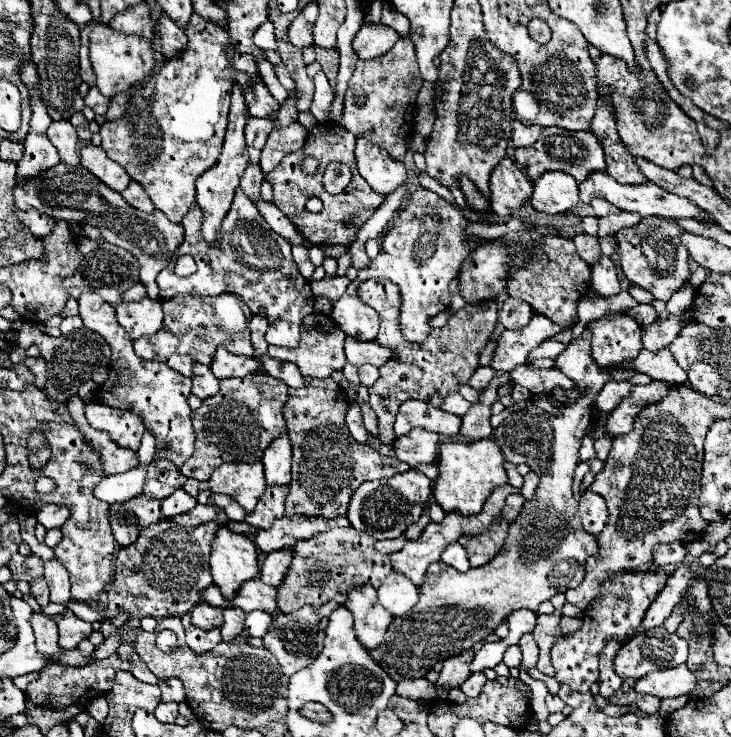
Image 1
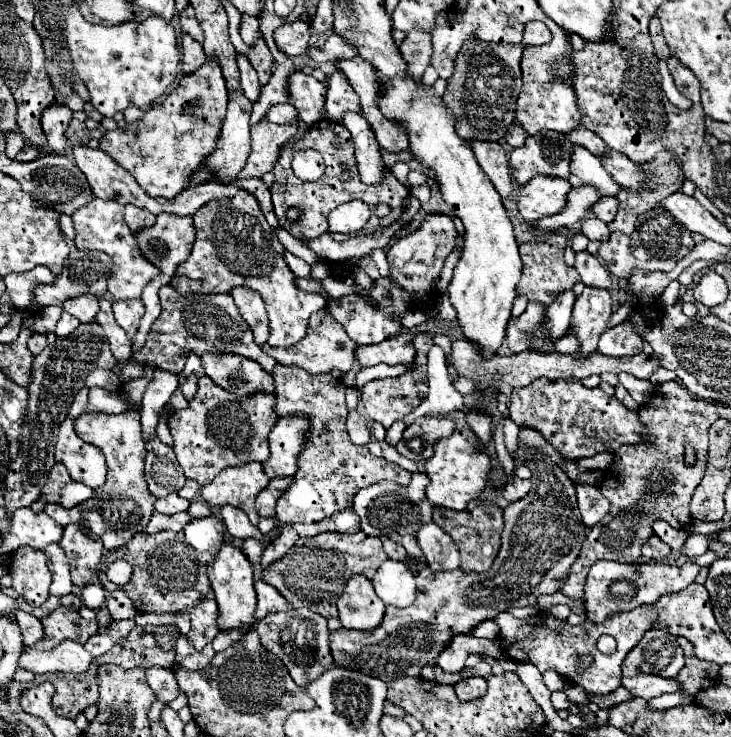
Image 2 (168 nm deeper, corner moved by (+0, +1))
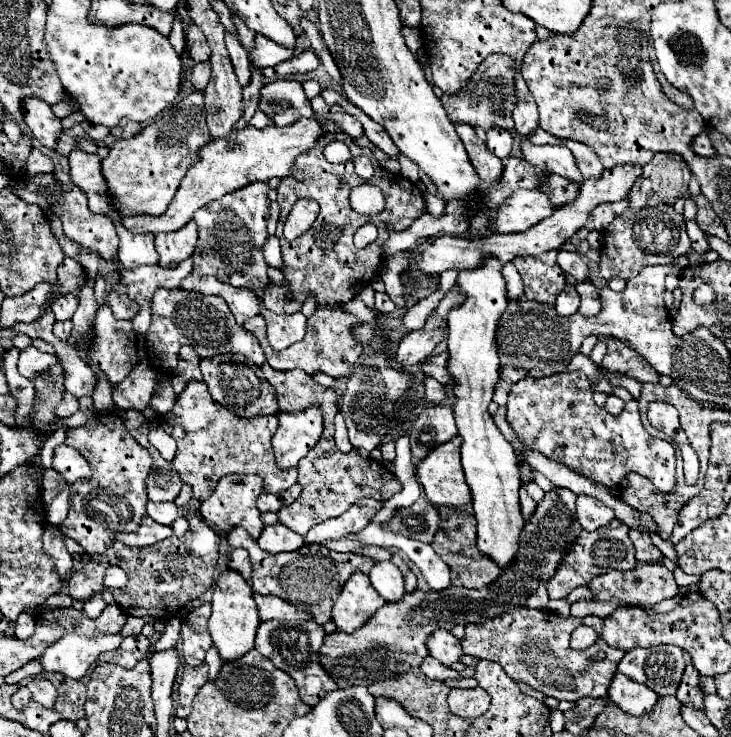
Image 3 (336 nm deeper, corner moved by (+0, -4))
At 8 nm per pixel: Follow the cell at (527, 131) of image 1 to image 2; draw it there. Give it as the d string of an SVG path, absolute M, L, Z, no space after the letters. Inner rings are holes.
M514 126L508 134L506 134L506 142L512 146L512 148L520 148L524 144L524 140L528 138L528 132L520 126Z

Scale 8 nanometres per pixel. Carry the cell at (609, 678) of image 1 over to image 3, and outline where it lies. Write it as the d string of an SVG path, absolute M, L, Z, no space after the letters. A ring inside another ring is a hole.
M516 607L504 611L496 617L484 619L480 623L466 625L466 635L460 641L462 653L476 659L492 659L504 667L510 679L516 683L524 681L534 691L554 697L558 701L578 701L582 697L606 697L608 685L616 673L618 661L624 657L624 651L604 645L604 639L596 639L588 649L576 651L570 647L570 635L576 625L590 625L596 633L602 629L600 617L560 617L554 611L540 611L530 607ZM598 651L606 651L606 661L594 661L592 657Z

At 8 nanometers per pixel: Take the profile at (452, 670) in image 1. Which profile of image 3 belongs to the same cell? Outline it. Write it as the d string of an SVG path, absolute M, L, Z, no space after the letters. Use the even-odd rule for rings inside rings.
M436 629L432 633L432 637L428 637L426 647L428 647L428 653L434 659L438 659L442 665L446 665L446 667L456 663L462 657L462 653L460 653L460 639L456 639L446 629Z

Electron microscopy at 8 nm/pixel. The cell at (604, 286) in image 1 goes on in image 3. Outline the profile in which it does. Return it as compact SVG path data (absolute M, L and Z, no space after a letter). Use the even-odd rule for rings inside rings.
M558 251L558 259L556 259L556 263L560 265L560 269L566 273L566 275L570 275L570 277L574 277L576 281L584 281L584 279L588 279L588 267L586 267L586 263L584 263L584 259L580 257L580 253L568 253L568 251Z

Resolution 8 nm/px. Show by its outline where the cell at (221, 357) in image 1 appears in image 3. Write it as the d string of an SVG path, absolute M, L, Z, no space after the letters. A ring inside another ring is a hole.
M214 355L214 357L202 359L200 369L212 399L222 407L226 407L230 413L244 419L252 419L258 415L276 415L280 411L276 393L272 385L268 385L268 381L264 379L260 367L236 363L230 355Z

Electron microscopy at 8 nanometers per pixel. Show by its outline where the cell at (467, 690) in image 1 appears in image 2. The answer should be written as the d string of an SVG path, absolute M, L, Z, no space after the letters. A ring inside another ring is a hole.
M474 676L474 678L460 680L454 688L456 688L458 698L468 702L468 700L474 700L474 698L478 698L478 696L482 696L486 692L486 680L480 678L480 676Z

